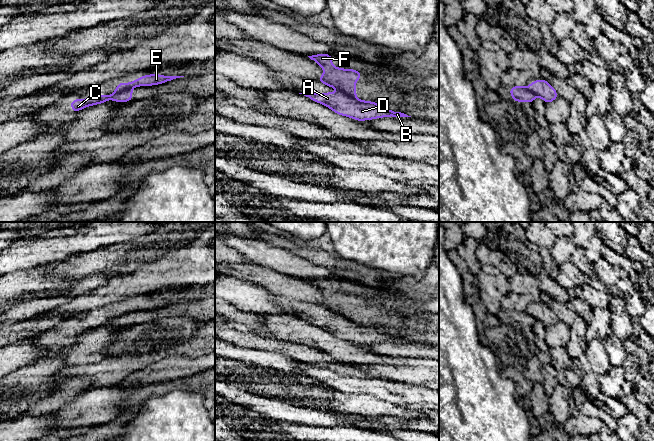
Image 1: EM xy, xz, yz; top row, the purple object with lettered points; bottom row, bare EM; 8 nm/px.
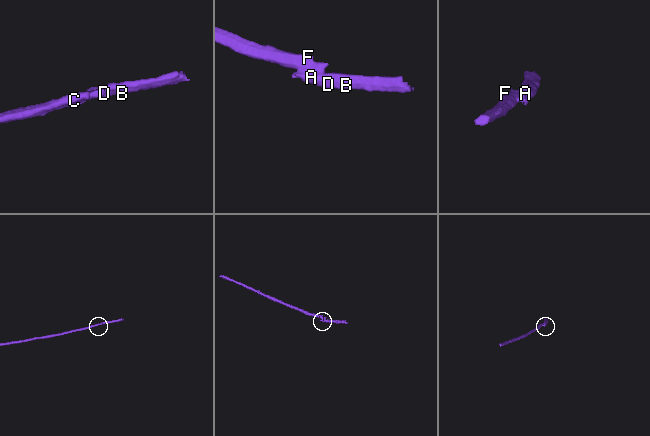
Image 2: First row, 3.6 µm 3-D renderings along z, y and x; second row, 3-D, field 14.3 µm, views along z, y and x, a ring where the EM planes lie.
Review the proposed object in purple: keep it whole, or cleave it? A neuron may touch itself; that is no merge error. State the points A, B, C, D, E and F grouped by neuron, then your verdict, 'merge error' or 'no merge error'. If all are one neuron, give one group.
A B C D E / F; merge error

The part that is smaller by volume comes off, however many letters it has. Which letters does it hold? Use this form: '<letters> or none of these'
A, B, C, D, E

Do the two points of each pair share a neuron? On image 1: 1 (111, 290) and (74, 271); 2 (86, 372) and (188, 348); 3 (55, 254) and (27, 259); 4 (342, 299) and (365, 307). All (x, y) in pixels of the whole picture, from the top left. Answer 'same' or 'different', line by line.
1: different
2: same
3: same
4: same

